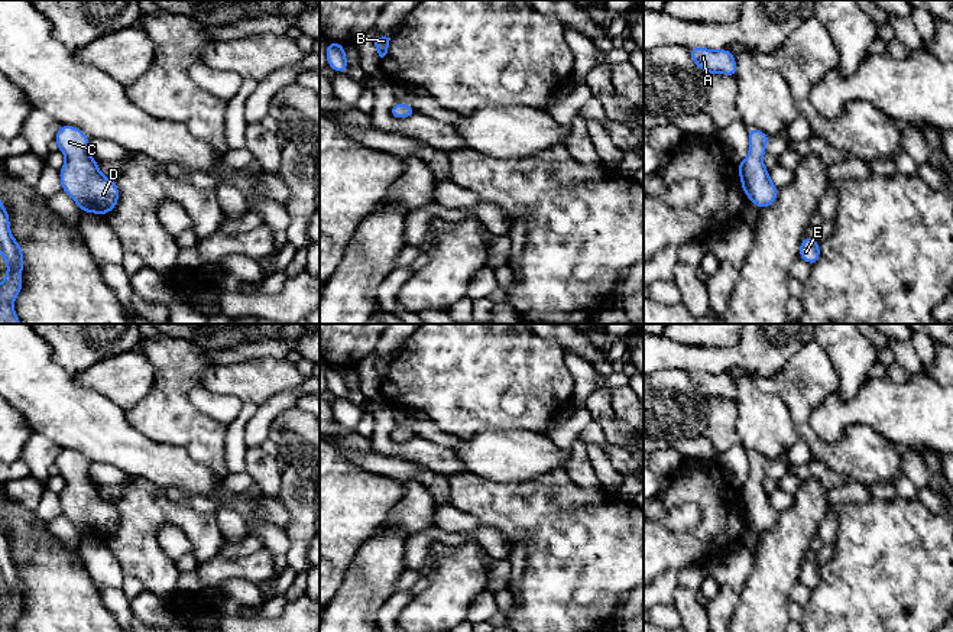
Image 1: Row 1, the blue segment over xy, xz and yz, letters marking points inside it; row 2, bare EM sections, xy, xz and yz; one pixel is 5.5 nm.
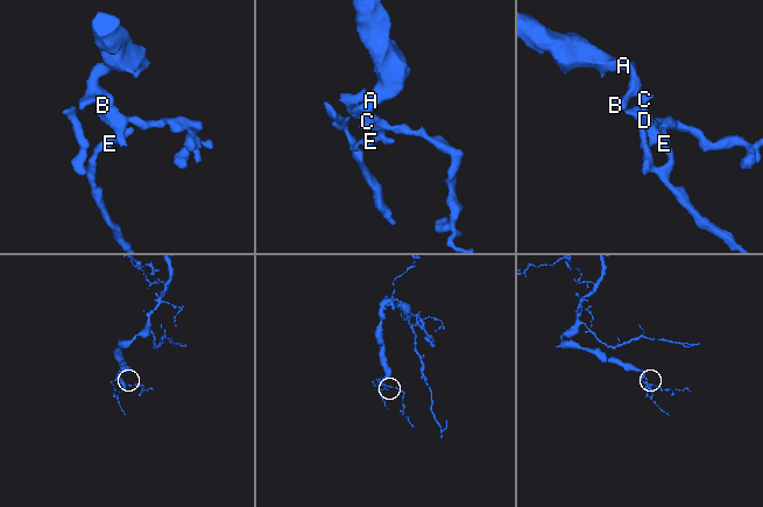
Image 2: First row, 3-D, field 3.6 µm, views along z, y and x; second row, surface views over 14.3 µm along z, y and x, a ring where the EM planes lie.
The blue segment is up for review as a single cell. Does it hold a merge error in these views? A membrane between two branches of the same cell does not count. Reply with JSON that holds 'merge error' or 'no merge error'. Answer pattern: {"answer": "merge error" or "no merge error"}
{"answer": "no merge error"}

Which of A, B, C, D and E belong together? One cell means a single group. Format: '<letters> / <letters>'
A B C D E

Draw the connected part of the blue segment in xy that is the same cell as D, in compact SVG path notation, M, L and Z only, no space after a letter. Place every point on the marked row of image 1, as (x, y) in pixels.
M59 124L55 143L67 156L65 165L58 169L62 191L75 201L82 213L97 213L104 217L113 211L119 202L119 185L116 181L104 176L98 169L98 162L88 155L90 137L78 127Z

